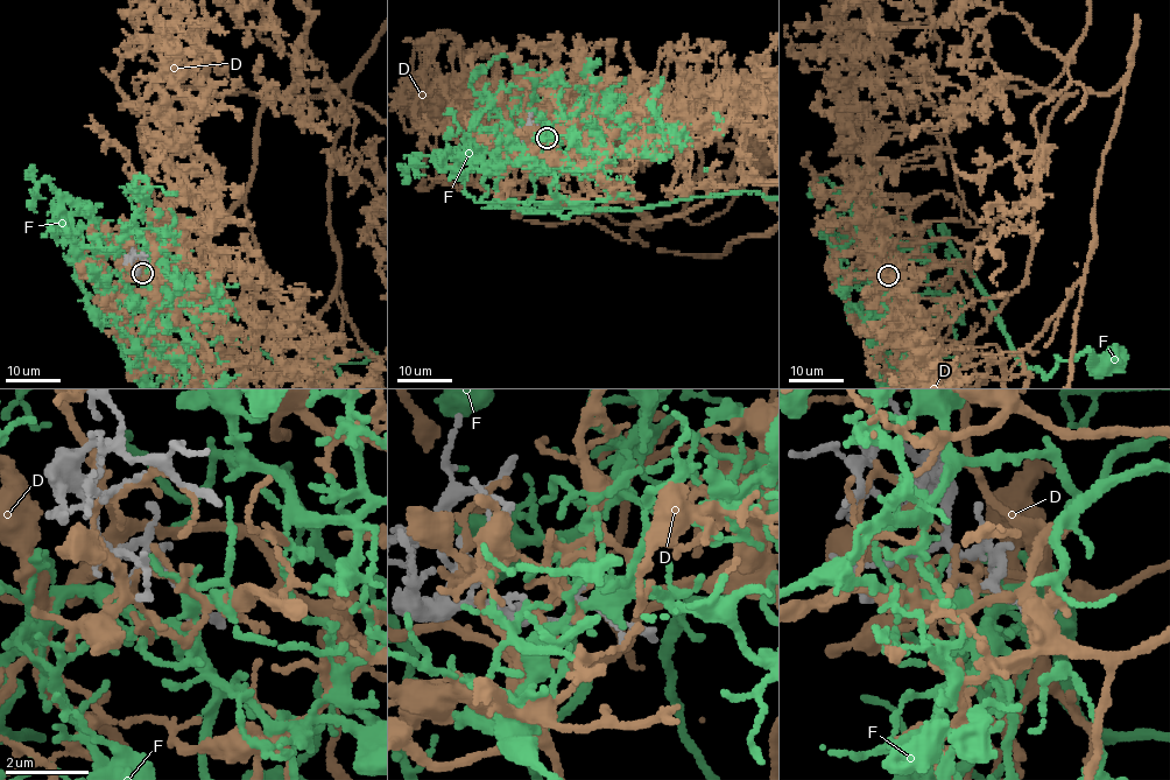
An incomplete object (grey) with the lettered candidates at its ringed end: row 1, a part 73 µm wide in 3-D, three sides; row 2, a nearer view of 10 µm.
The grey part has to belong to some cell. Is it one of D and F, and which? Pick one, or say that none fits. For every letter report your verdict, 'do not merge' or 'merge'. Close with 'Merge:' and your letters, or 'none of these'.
D: do not merge
F: merge
Merge: F

